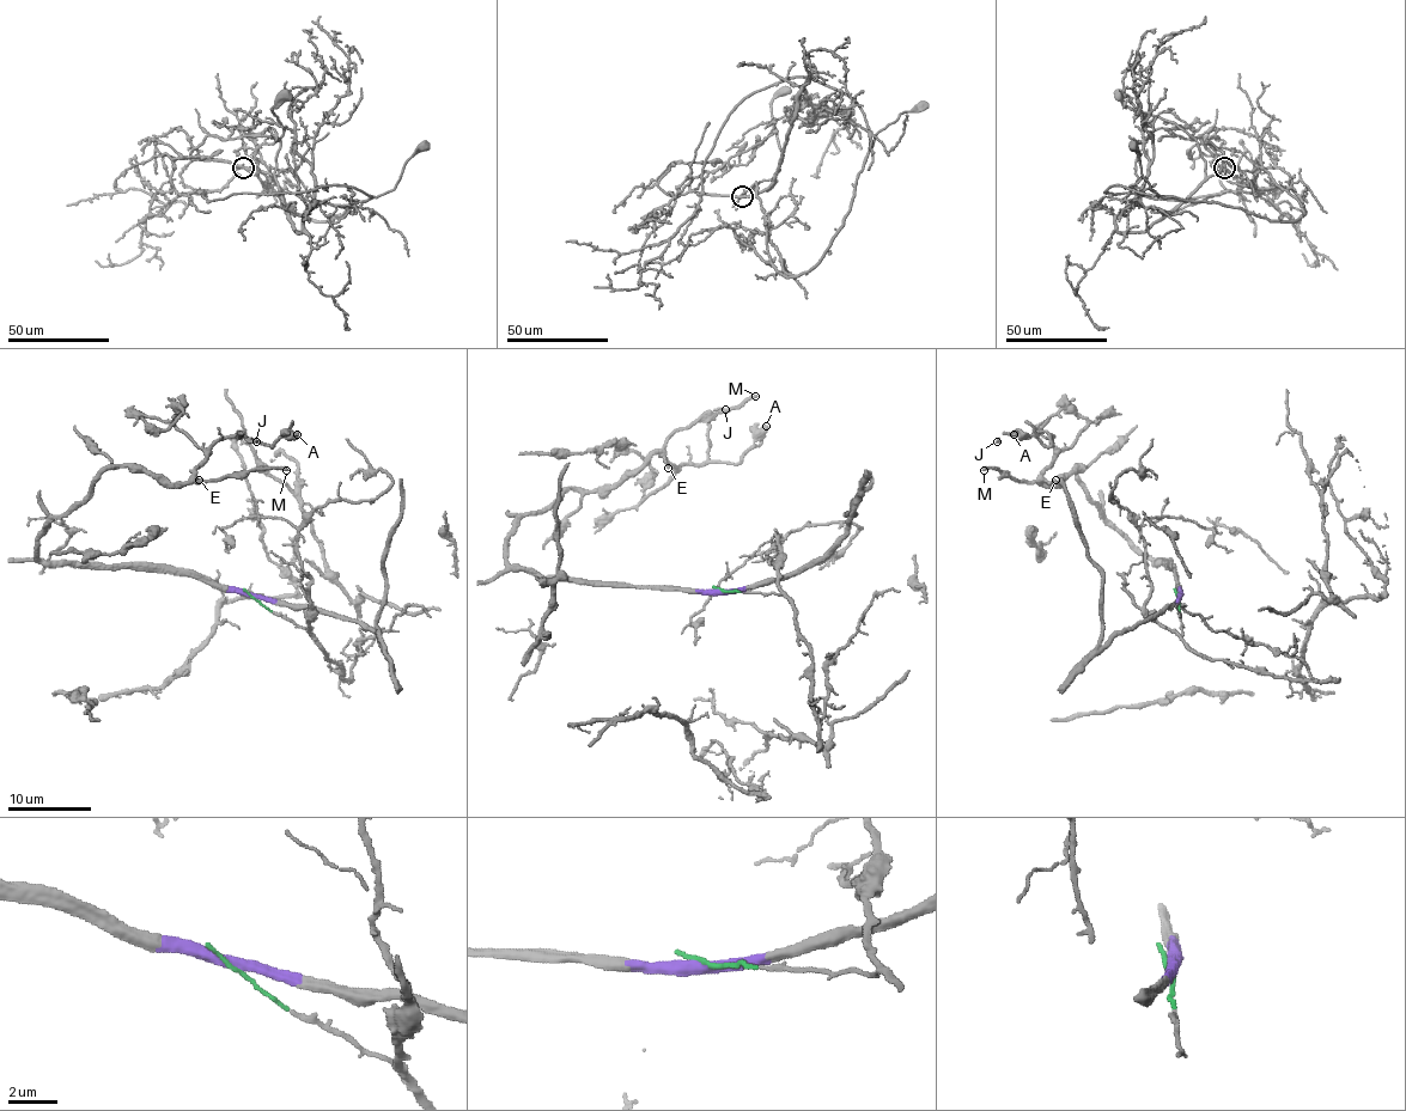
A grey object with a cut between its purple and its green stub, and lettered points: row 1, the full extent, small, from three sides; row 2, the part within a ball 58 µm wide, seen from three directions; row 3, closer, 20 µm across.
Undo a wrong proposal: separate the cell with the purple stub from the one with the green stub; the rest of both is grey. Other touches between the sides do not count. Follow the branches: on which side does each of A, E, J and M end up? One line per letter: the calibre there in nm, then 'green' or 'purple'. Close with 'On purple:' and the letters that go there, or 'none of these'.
A: calibre 480 nm; purple
E: calibre 130 nm; purple
J: calibre 260 nm; purple
M: calibre 280 nm; purple
On purple: A, E, J, M

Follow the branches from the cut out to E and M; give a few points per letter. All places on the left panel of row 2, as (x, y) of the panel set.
E: (253, 596), (186, 574), (46, 565), (37, 556), (38, 533), (68, 514), (103, 471), (199, 480)
M: (253, 596), (186, 574), (46, 565), (37, 537), (105, 469), (131, 468), (171, 483), (287, 469)

